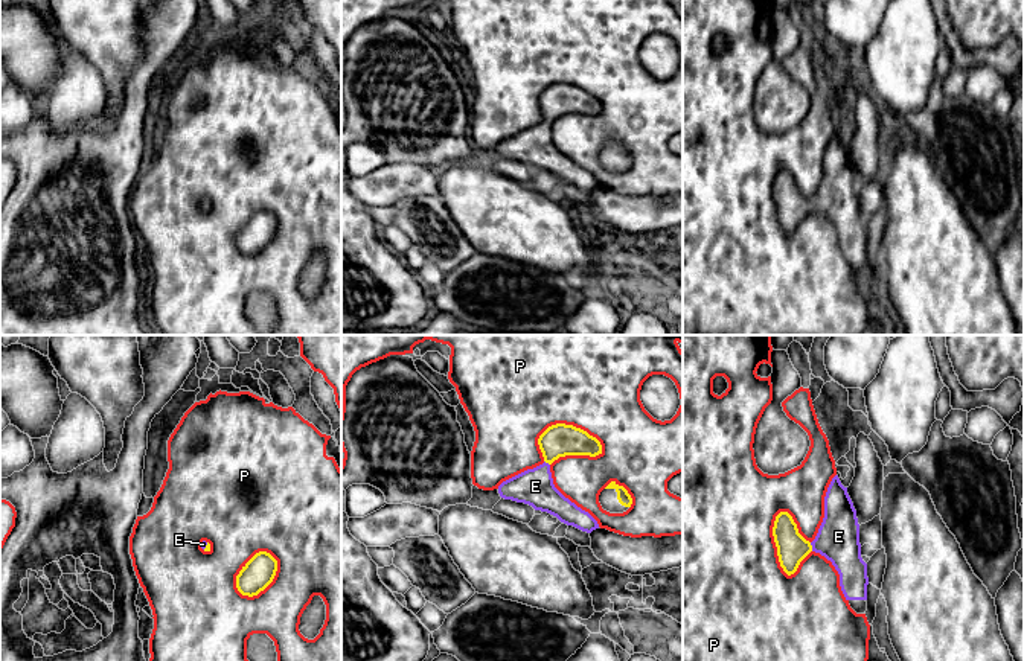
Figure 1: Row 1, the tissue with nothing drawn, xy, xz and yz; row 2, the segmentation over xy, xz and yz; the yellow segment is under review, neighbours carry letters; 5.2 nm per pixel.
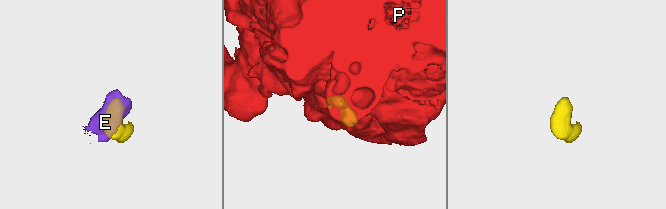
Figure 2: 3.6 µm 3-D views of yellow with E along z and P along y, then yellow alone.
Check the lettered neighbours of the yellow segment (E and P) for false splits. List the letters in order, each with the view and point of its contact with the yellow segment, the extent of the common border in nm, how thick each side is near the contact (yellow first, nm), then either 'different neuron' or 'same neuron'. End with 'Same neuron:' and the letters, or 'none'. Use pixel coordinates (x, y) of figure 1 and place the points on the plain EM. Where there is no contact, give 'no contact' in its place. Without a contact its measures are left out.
E: yz (811, 206) | 50 nm | 160/220 nm | same neuron
P: xz (572, 84) | 360 nm | 180/480 nm | different neuron
Same neuron: E

